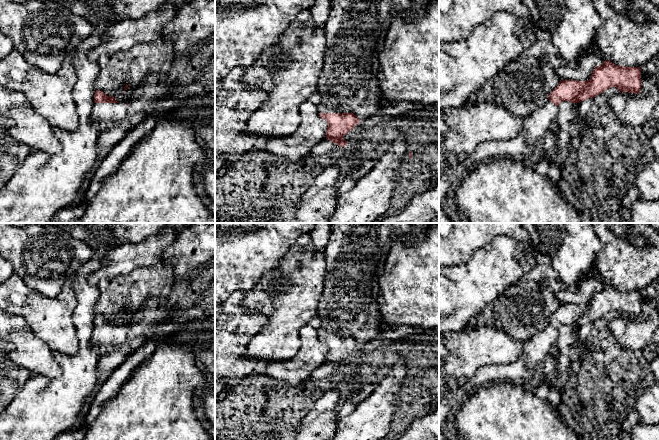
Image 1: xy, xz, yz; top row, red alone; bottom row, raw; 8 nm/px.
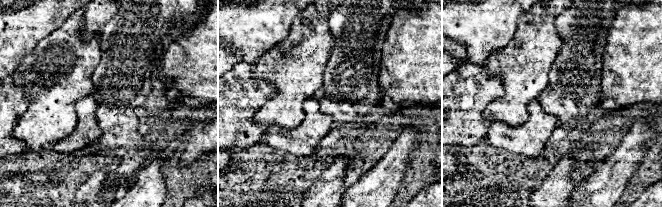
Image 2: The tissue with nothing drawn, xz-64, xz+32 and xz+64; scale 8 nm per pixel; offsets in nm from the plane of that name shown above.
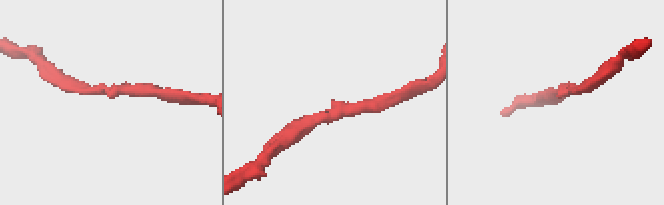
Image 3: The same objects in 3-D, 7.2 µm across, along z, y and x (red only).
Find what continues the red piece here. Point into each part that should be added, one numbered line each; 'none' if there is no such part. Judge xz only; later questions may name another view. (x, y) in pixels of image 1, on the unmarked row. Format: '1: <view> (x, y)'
1: xz (322, 332)

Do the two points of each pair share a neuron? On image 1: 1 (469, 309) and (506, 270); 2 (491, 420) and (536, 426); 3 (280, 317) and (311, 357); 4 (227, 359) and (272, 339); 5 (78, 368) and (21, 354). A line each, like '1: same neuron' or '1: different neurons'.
1: same neuron
2: same neuron
3: different neurons
4: different neurons
5: different neurons

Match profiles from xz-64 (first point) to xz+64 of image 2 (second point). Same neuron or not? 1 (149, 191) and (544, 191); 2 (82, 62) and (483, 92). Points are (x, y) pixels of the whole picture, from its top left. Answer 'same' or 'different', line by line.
1: different
2: different

